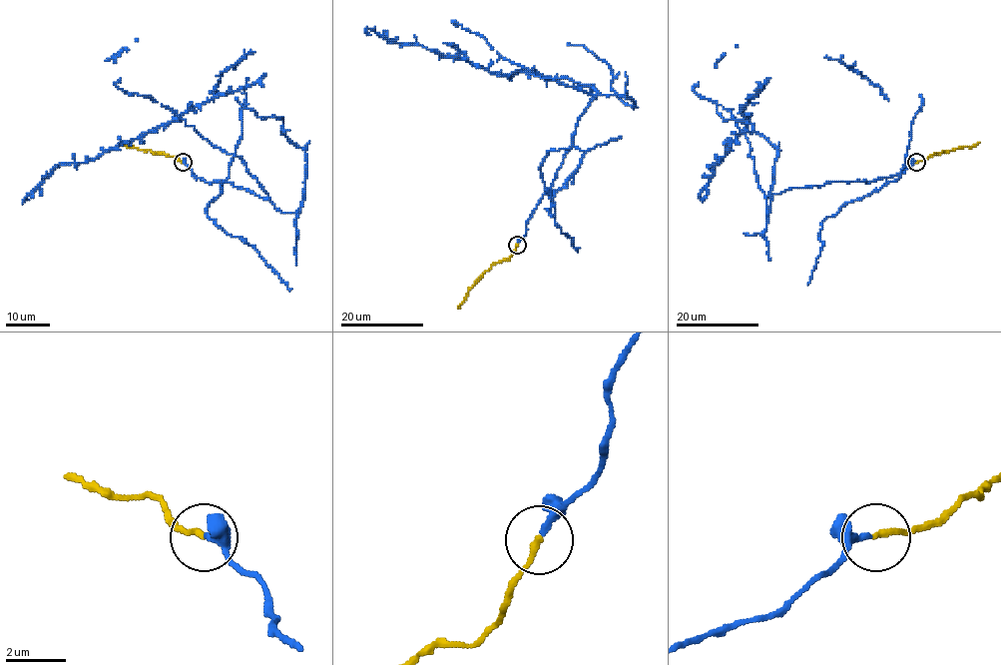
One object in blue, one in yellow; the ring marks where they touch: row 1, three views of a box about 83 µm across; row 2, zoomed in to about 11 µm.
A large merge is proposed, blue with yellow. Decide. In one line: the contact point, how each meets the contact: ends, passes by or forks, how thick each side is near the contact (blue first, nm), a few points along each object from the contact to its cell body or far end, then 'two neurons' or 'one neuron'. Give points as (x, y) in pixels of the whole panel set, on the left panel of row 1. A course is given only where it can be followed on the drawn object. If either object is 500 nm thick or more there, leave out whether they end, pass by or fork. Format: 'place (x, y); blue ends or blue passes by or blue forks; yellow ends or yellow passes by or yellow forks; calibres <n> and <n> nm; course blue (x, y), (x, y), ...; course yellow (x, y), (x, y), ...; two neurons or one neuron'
place (183, 162); blue passes by; yellow ends; calibres 190 and 200 nm; course blue (183, 162), (197, 179), (267, 197), (240, 157), (175, 120), (85, 162), (59, 165), (23, 202), (28, 199); course yellow (183, 162), (172, 156), (131, 147), (121, 142); one neuron

